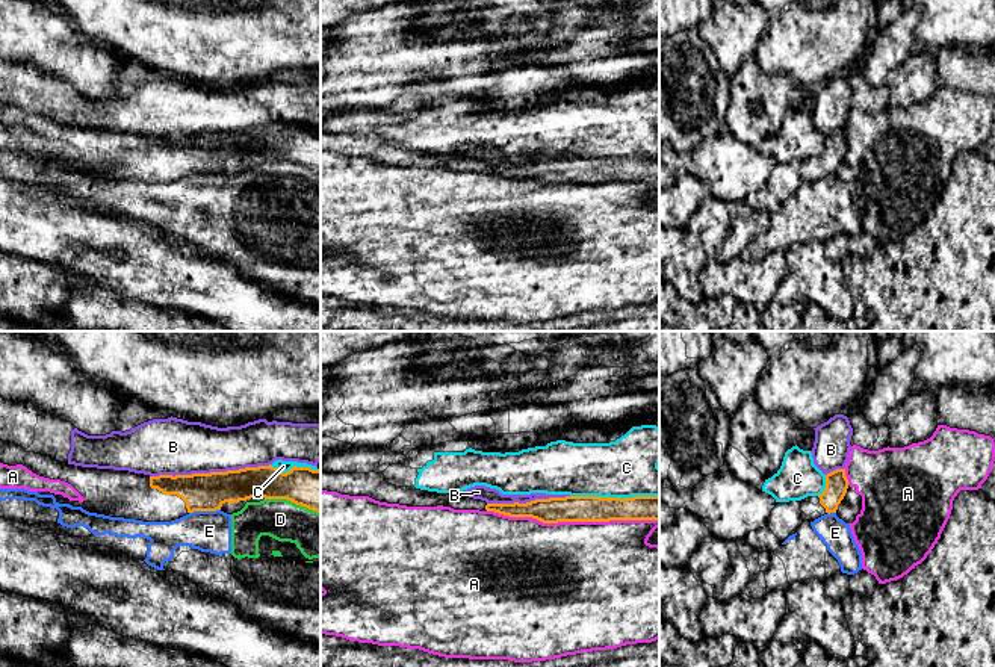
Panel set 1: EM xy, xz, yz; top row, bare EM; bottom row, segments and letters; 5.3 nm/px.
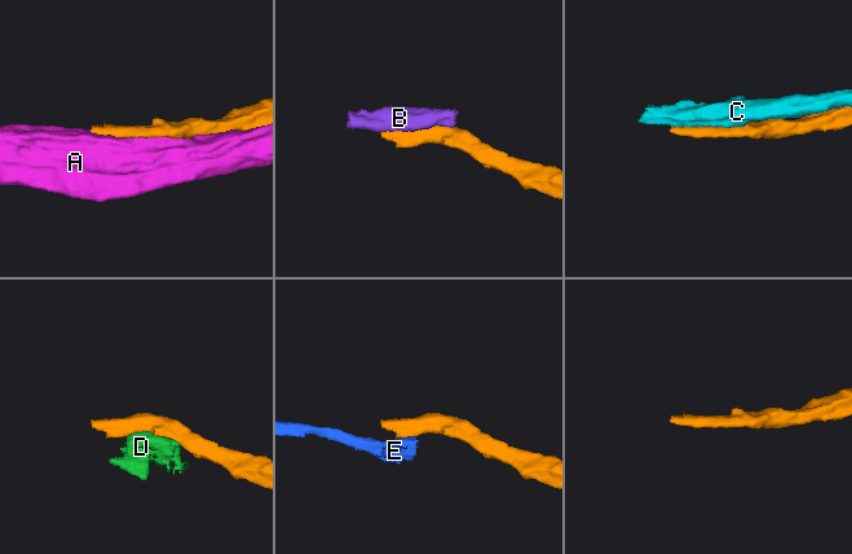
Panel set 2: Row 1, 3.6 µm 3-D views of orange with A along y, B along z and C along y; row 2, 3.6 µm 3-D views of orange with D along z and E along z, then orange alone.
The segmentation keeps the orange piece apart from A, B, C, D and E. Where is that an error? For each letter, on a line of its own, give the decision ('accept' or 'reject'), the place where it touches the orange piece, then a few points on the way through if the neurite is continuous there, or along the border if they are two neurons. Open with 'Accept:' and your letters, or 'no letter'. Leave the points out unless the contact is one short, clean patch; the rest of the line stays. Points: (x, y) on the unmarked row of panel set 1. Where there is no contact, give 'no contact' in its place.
Accept: no letter
A: reject | xz (573, 182)
B: reject | xy (210, 133)
C: reject | xz (614, 159)
D: reject | xy (292, 162)
E: reject | xy (204, 171) | along xy (220, 170), (194, 171), (189, 174)

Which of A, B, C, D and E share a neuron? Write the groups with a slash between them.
A / B / C / D E

